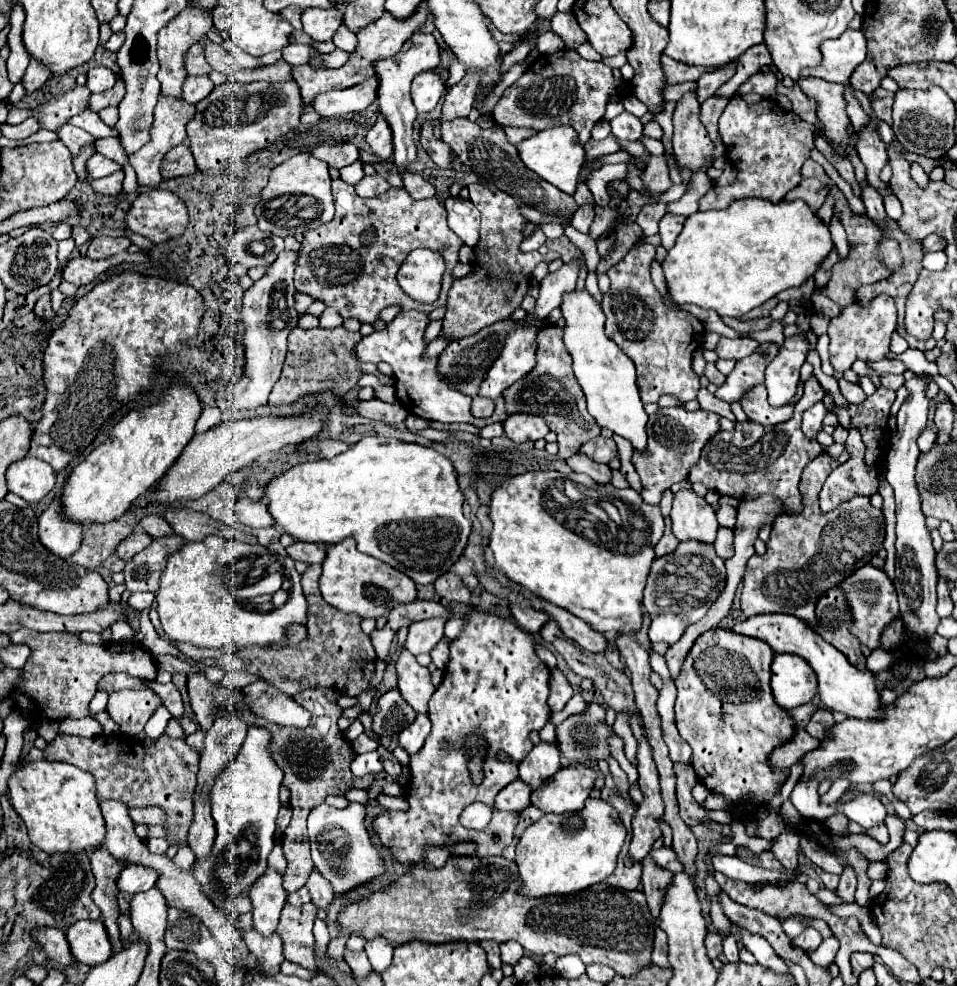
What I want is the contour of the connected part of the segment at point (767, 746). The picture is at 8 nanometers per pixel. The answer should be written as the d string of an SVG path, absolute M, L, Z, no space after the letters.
M714 628L704 632L694 642L676 678L678 688L676 728L692 748L692 768L698 780L708 790L730 800L728 810L736 818L746 818L748 814L752 814L754 806L766 806L790 776L790 770L778 770L770 764L772 750L790 740L794 736L796 726L788 710L780 708L772 696L770 690L772 660L774 650L766 642L760 642L758 638L732 634L730 630Z

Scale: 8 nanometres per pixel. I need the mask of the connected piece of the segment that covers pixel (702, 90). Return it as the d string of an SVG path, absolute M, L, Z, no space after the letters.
M734 62L734 64L728 64L726 68L718 68L718 70L714 70L714 72L702 74L702 76L698 78L698 90L696 90L698 102L704 102L706 98L714 96L716 90L734 76L734 72L736 72L736 62Z

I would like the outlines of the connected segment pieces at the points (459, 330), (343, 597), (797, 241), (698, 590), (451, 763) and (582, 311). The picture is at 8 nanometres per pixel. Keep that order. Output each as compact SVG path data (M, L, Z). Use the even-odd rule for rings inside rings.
M468 184L468 190L472 204L476 204L482 214L482 224L480 240L474 248L476 258L472 262L472 272L462 280L454 280L448 292L442 334L450 338L464 338L484 326L510 318L510 314L520 306L530 284L530 274L534 266L540 264L538 260L542 256L540 252L522 254L518 250L522 242L522 228L528 220L520 214L518 202L512 196L504 194L496 186L482 184Z
M346 538L332 544L326 552L326 560L322 562L320 592L330 606L342 612L354 612L362 618L380 618L386 616L392 606L412 602L416 598L416 584L404 572L398 572L382 560L358 552L354 538Z
M746 198L726 210L688 216L662 268L676 302L716 310L722 318L740 318L778 292L802 286L832 248L828 226L804 200L772 204L764 198Z
M700 540L680 542L672 554L654 558L648 584L644 590L644 608L650 614L648 638L650 642L674 644L680 640L684 630L698 622L710 608L710 596L716 600L726 586L724 560L716 554L712 544Z
M470 608L464 614L464 628L456 640L450 642L450 662L444 670L444 680L436 688L436 692L430 698L430 722L432 722L432 732L428 734L420 754L414 754L410 758L410 786L406 792L406 800L410 804L408 812L384 812L376 816L374 820L374 830L380 838L380 842L394 852L394 858L402 864L418 864L422 862L422 848L424 846L452 846L456 842L464 840L474 840L478 844L478 856L496 856L502 854L502 850L512 842L512 834L518 822L516 812L504 812L502 810L492 810L492 822L486 830L468 830L464 828L458 820L462 810L472 804L472 802L484 802L490 808L494 806L496 794L510 784L512 780L518 778L518 764L528 756L532 750L530 742L530 732L544 728L544 722L550 718L550 708L546 704L550 688L550 670L548 666L538 658L534 644L538 640L520 630L514 622L508 618L500 618L492 612L482 612L476 608ZM466 730L486 730L486 738L490 742L490 756L484 760L484 782L480 786L472 784L472 778L468 774L468 758L464 756L464 738ZM498 754L508 756L508 762L500 762ZM492 834L498 834L498 840L492 838Z
M572 290L562 296L560 310L566 320L564 346L574 360L574 376L586 394L588 412L600 428L610 428L614 434L630 440L634 448L642 450L646 446L648 414L644 412L644 404L636 390L634 362L604 334L602 306L588 294L588 290Z

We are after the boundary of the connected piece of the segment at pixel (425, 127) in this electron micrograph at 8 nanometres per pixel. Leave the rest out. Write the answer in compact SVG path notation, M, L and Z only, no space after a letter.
M422 122L422 128L420 128L420 146L430 154L430 158L434 160L436 166L450 168L450 160L454 158L454 154L452 154L452 150L442 140L434 138L430 122Z

